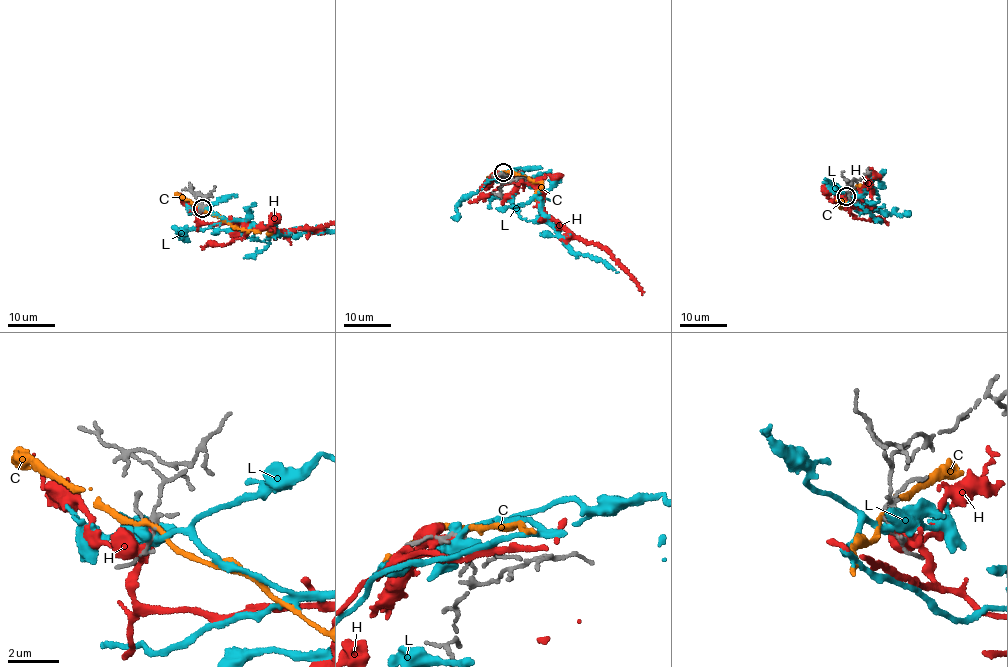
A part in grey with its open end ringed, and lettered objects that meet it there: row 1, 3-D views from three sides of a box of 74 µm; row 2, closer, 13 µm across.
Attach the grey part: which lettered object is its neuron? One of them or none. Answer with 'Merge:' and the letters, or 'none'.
Merge: none

